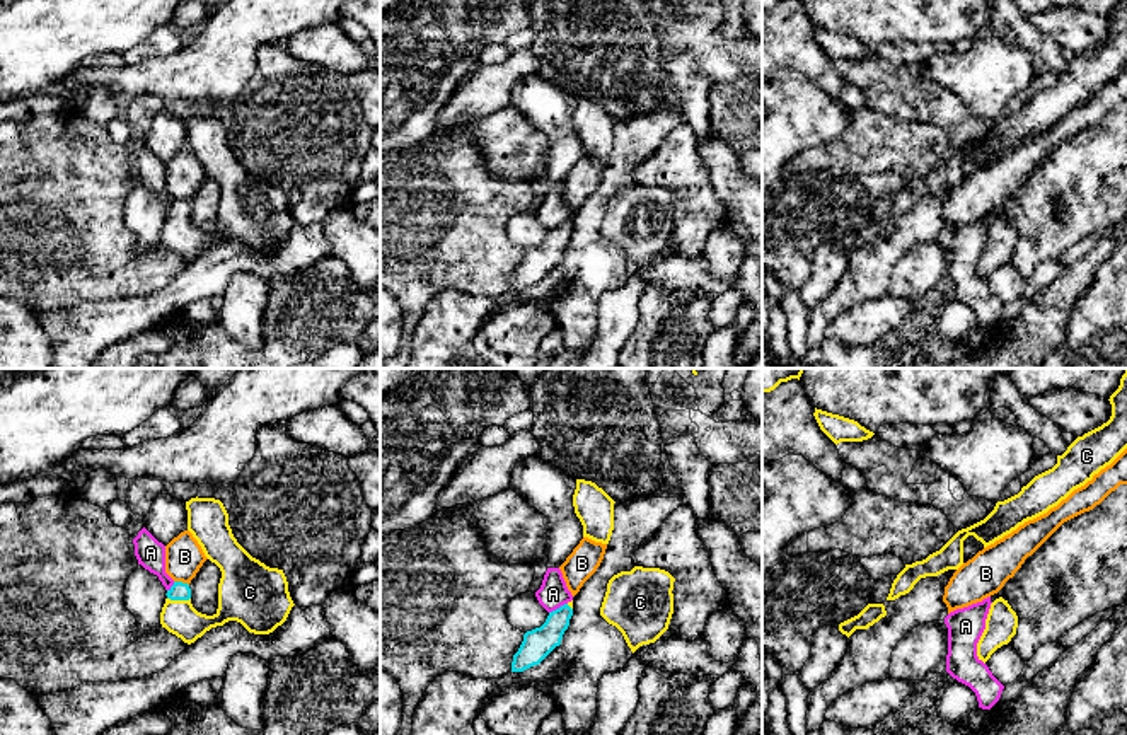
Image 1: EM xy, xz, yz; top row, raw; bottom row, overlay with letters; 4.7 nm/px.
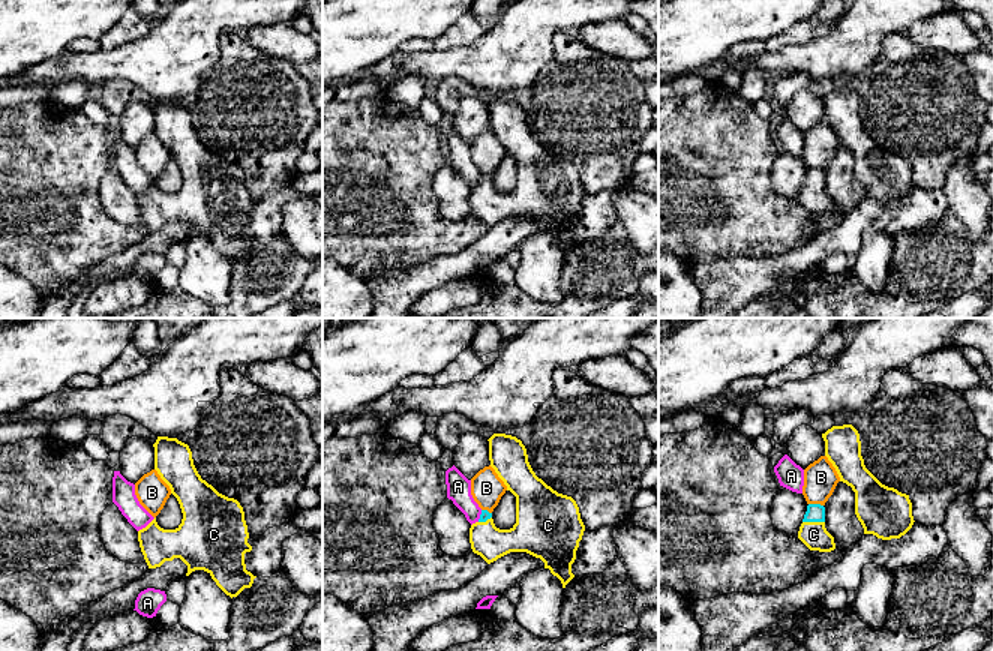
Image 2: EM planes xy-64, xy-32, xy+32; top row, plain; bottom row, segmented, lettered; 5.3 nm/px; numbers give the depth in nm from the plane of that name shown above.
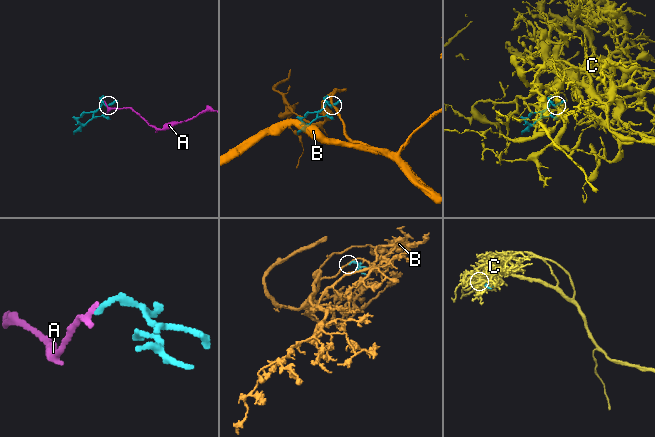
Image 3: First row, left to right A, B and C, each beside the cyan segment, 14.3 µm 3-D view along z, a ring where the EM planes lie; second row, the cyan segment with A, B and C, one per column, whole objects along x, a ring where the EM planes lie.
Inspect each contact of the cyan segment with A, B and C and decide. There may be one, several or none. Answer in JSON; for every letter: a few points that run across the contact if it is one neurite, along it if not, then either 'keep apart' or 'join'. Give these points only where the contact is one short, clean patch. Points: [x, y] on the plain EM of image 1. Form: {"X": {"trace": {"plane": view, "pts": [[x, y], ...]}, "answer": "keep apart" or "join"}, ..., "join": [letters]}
{"A": {"trace": {"plane": "xz", "pts": [[566, 220], [549, 231]]}, "answer": "keep apart"}, "B": {"trace": {"plane": "xy", "pts": [[174, 198], [188, 203]]}, "answer": "keep apart"}, "C": {"answer": "join"}, "join": ["C"]}

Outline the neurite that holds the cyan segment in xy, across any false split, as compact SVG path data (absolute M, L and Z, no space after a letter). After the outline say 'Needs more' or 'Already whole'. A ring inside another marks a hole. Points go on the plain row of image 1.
M196 114L186 119L186 128L188 148L222 189L218 227L213 234L198 230L189 203L174 200L160 230L162 246L188 263L228 239L254 252L273 251L295 223L283 188L266 184L237 160L220 118Z. Needs more

